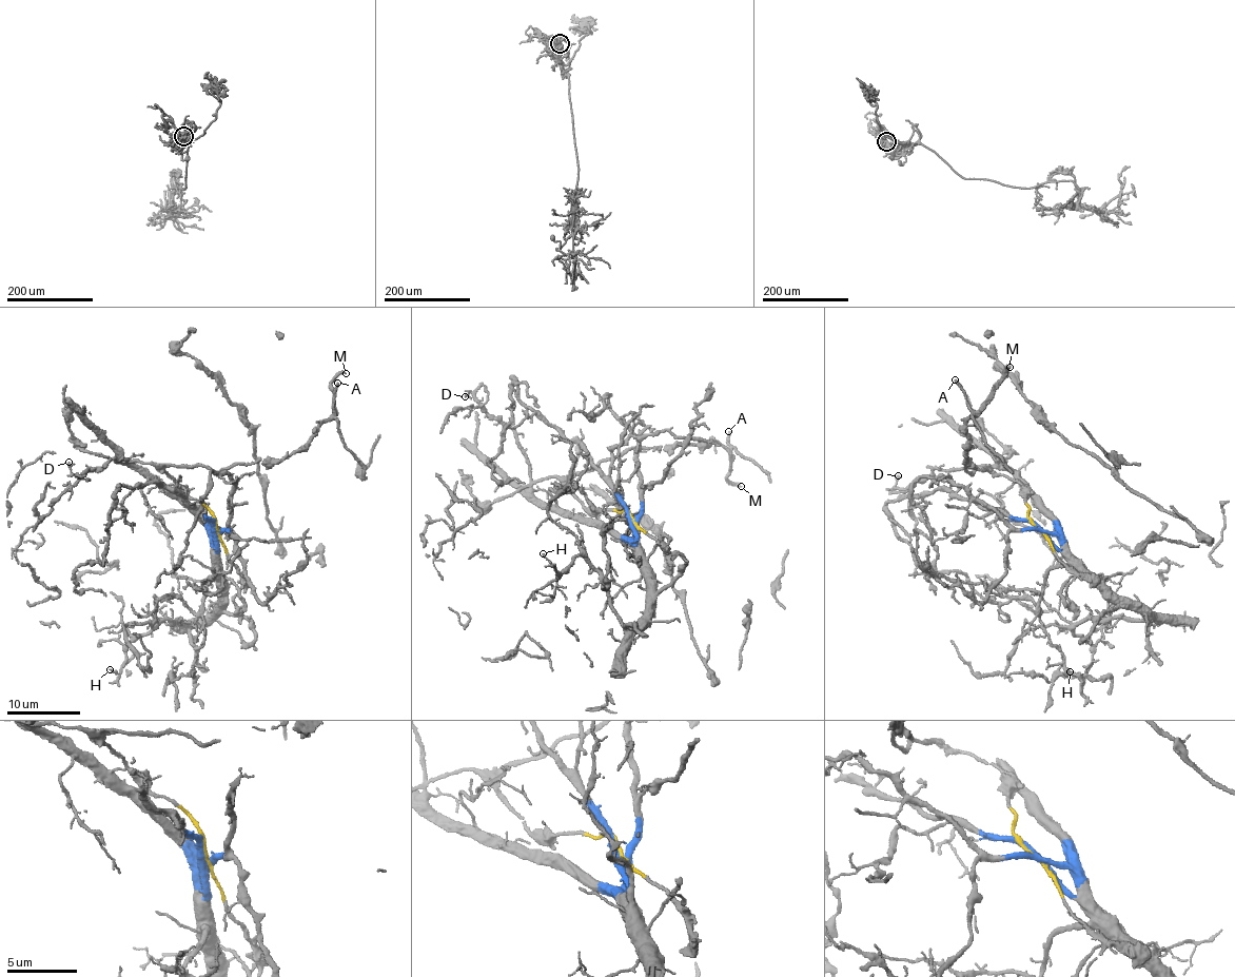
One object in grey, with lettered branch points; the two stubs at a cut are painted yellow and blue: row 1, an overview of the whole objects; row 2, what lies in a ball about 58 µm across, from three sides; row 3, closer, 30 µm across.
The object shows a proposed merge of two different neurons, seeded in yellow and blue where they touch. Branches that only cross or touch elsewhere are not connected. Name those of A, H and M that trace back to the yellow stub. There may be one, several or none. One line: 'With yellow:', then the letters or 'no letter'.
With yellow: A, M

